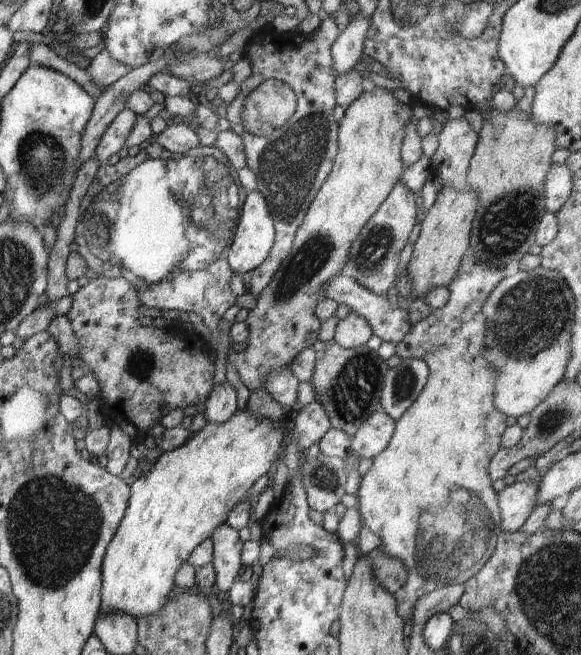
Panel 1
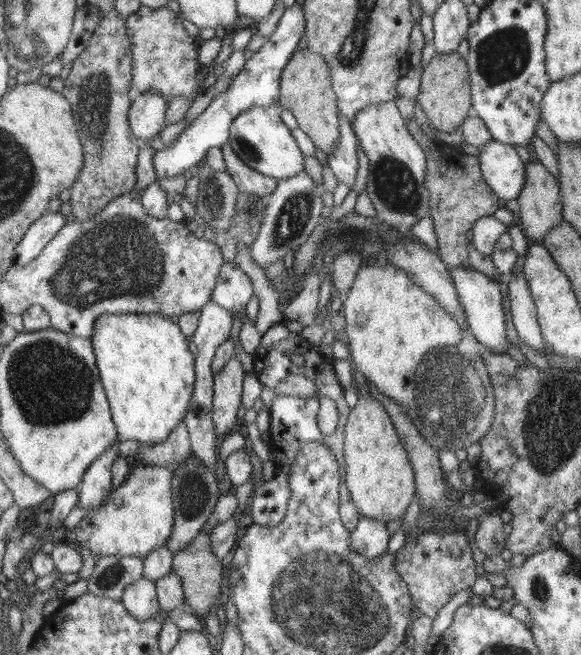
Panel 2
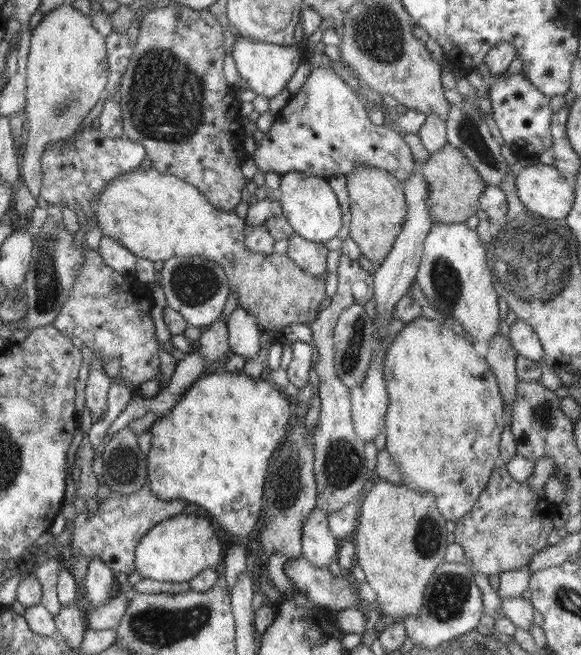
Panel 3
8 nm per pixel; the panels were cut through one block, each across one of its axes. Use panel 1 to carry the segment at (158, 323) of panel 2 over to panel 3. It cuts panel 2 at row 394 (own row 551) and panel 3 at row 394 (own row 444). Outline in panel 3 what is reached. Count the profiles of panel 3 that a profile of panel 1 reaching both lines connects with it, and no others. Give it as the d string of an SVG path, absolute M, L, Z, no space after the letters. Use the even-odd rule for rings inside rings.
M221 369L200 375L172 410L166 416L156 418L149 428L152 440L146 460L150 490L165 501L194 502L210 512L228 534L240 539L247 536L260 518L268 460L294 422L293 403L274 389L272 382L253 379L244 372L231 373Z

